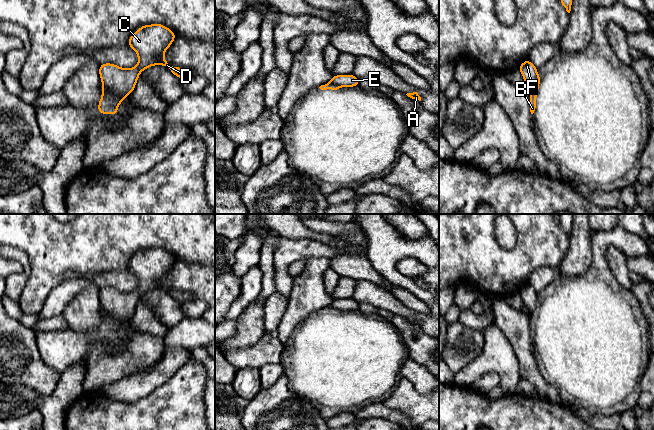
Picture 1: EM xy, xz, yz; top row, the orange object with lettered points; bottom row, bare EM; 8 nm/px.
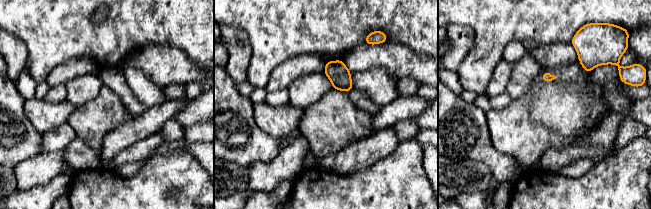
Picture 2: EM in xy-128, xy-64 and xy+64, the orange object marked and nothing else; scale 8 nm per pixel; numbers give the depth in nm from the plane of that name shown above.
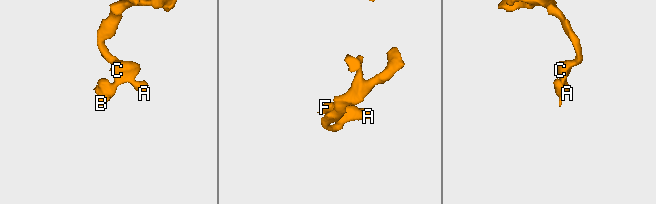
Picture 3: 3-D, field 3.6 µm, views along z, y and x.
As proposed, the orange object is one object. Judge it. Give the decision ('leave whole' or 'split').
split

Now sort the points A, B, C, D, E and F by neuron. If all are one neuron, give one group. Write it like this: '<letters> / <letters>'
A C D E F / B

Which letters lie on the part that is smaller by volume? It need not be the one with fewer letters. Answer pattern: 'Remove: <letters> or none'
Remove: B

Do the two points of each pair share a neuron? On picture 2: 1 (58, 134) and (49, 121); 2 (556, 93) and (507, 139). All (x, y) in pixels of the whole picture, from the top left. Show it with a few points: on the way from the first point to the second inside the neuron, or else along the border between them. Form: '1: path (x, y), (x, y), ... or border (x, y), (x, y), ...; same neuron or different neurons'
1: border (66, 122), (41, 133); different neurons
2: path (544, 105), (519, 130); same neuron

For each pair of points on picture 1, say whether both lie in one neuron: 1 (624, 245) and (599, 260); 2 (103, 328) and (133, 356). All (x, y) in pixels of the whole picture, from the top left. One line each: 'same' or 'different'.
1: same
2: different

